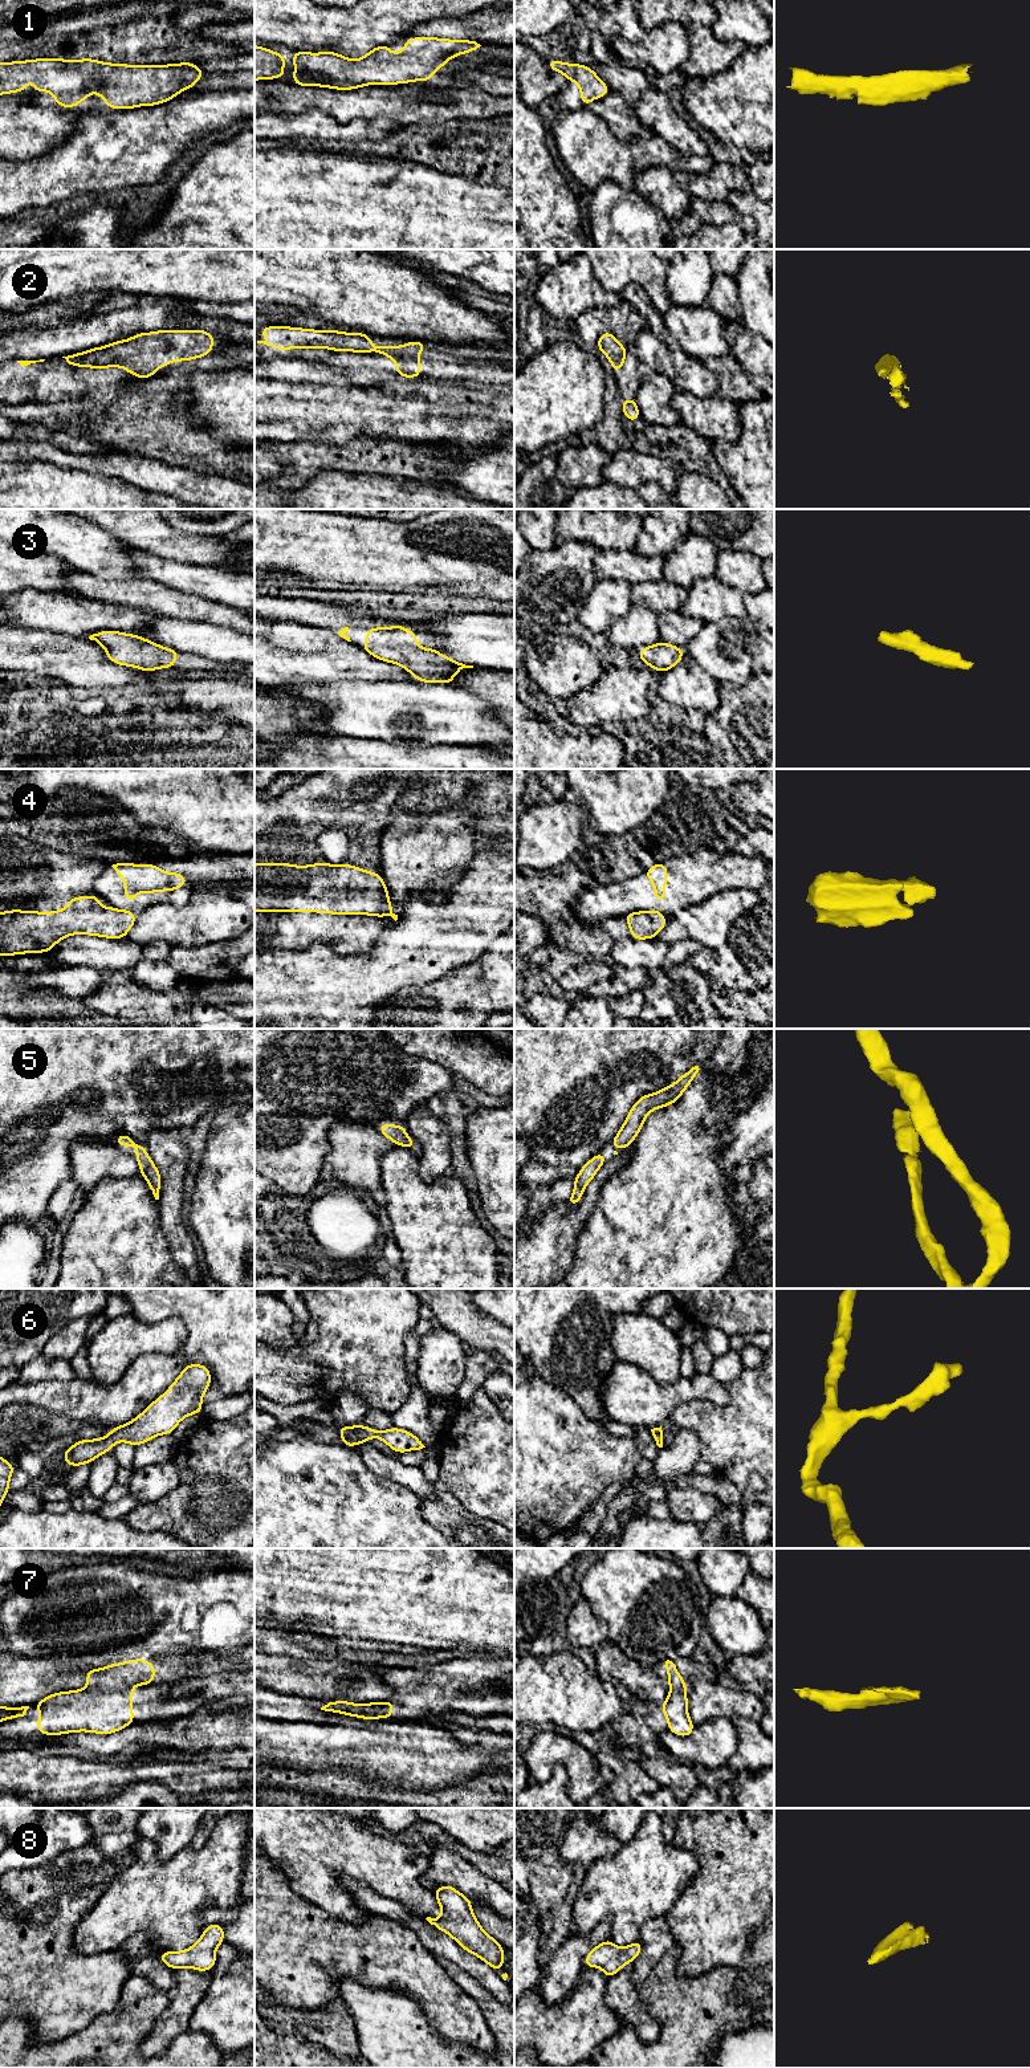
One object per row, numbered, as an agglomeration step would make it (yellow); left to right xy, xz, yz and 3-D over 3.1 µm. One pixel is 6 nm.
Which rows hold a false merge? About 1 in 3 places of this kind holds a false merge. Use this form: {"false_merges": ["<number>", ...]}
{"false_merges": ["4", "7"]}

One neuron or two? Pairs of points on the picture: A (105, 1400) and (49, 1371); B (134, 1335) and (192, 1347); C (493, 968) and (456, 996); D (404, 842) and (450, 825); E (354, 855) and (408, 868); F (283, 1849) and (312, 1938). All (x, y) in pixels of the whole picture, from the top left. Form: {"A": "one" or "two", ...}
{"A": "two", "B": "two", "C": "one", "D": "one", "E": "two", "F": "two"}

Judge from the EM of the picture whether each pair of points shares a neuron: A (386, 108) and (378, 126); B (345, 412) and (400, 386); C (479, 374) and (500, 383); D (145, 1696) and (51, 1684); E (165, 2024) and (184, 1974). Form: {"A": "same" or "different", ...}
{"A": "different", "B": "same", "C": "same", "D": "different", "E": "same"}

